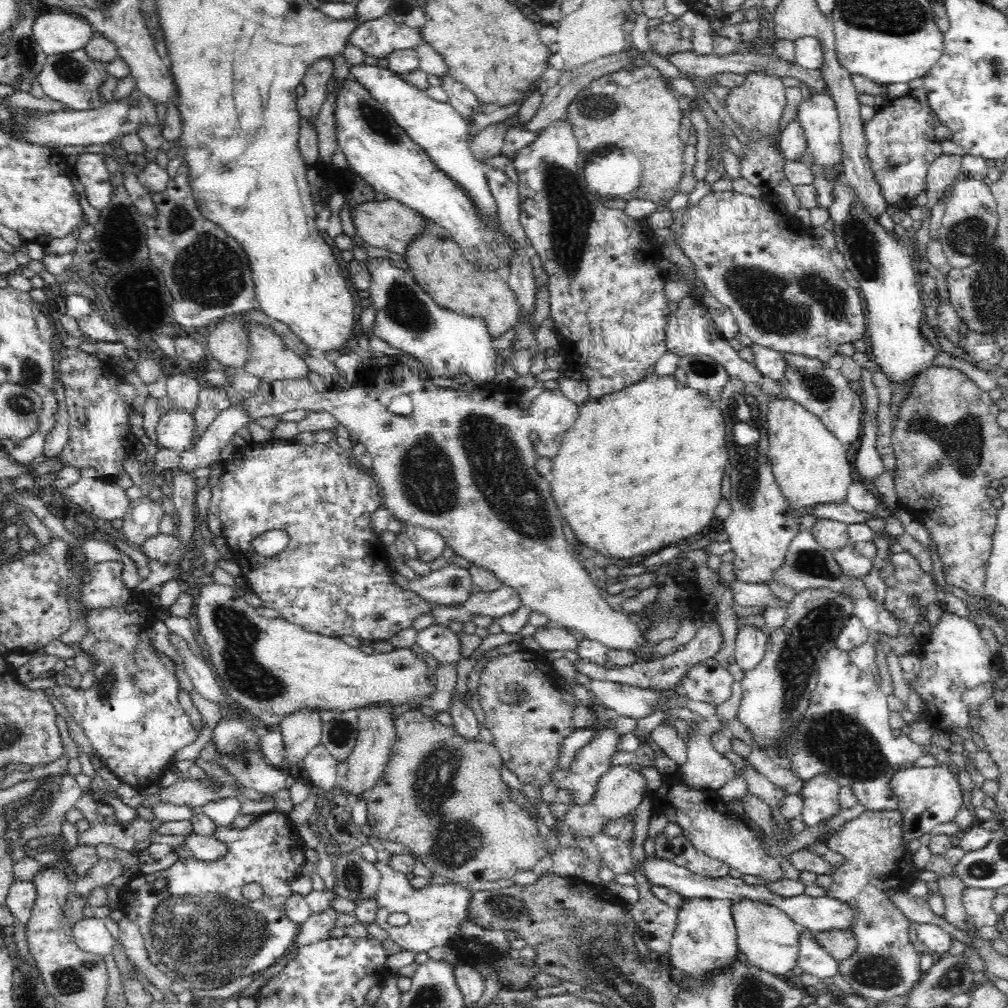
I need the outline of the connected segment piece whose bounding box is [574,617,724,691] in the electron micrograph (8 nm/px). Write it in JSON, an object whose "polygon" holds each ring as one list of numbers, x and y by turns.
{"polygon":[[716,618,704,621,704,626,696,630,696,634,681,645,675,647,674,651,669,655,652,659,650,662,637,661,632,666,616,667,608,669,596,663,592,663,588,659,579,658,579,661,574,661,577,671,586,674,594,680,605,680,610,682,618,682,622,684,630,684,640,688,648,688,654,690,680,690,678,684,681,678,695,665,704,659,712,659,722,648,723,640,722,630,716,621]]}

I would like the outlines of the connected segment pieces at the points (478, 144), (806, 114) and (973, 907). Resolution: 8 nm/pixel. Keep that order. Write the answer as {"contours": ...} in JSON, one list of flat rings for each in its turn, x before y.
{"contours":[[[518,112,502,122,493,123,480,131,469,144,473,156,484,165,490,159,501,158,504,149,504,136,508,128,519,126]],[[812,92,812,96,797,106,797,117,807,140,807,152,810,150,814,164,826,168,832,178,836,164,842,160,840,150,841,122,829,92]],[[966,887,963,890,963,905,976,926,998,926,999,914,992,907,996,890]]]}

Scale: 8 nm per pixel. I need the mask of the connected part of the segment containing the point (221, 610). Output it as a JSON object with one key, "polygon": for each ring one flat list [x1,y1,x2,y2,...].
{"polygon":[[219,583,204,584,195,591,196,620,202,636,202,648,208,650,208,662,220,680,227,697,239,702,249,718,257,720,267,729,277,729,288,715,300,710,358,711,370,707,394,707,413,704,411,710,422,708,435,691,432,680,426,674,426,663,421,655,410,648,395,648,387,653,365,654,352,648,339,638,319,636,306,632,296,624,278,618,266,618,246,603,236,590]]}

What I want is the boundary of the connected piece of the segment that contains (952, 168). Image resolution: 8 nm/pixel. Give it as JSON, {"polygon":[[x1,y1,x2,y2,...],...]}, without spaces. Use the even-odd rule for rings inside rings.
{"polygon":[[942,154,928,168,928,176,926,176,927,204,923,208,927,209,924,215,930,211,936,202,943,196,946,186,953,185,958,181,958,172,962,166,963,156,948,156]]}

